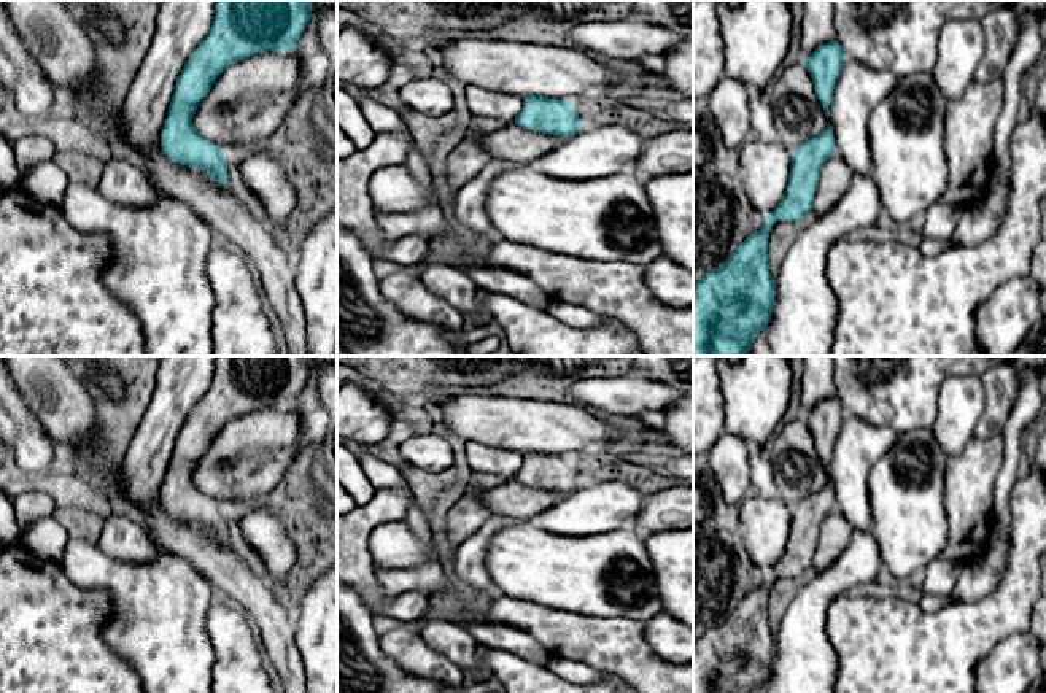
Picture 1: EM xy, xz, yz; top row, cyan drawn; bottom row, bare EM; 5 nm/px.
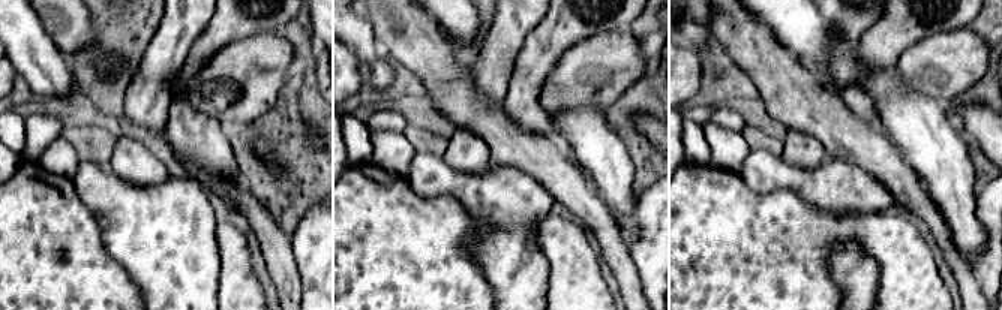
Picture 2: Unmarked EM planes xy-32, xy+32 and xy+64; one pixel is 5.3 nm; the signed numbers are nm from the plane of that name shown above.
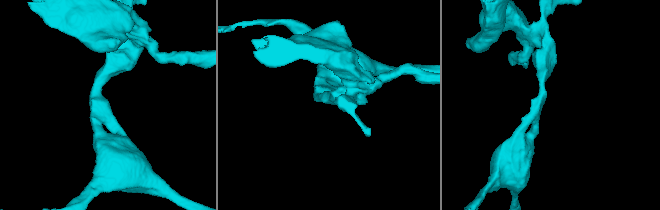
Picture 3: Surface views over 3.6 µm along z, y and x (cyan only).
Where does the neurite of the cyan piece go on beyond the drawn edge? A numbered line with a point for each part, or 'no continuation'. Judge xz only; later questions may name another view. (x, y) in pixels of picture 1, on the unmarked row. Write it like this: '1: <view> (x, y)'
1: xz (512, 498)

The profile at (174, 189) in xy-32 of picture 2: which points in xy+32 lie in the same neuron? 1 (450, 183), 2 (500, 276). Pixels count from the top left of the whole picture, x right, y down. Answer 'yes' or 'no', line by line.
1: yes
2: yes

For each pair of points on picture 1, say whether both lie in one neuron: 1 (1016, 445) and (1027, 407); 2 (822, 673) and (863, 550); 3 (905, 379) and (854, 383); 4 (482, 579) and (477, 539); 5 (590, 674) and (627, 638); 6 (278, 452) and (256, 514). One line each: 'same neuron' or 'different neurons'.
1: same neuron
2: same neuron
3: same neuron
4: same neuron
5: different neurons
6: different neurons

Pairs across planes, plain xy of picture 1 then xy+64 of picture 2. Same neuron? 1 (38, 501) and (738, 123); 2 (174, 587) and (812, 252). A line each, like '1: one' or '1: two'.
1: one
2: two

